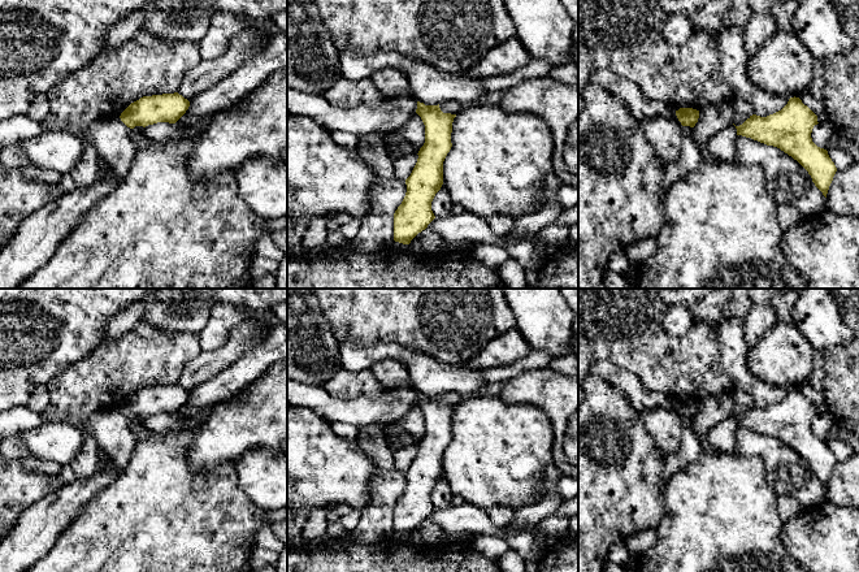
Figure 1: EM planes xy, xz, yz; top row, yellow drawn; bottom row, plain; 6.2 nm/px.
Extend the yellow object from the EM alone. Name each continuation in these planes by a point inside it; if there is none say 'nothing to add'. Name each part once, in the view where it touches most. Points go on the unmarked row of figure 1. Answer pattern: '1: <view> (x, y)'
nothing to add

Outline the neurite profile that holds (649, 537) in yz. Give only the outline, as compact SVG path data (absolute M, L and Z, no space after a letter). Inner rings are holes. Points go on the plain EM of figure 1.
M655 529L641 530L629 537L624 545L628 547L630 555L639 558L658 541L658 533Z

